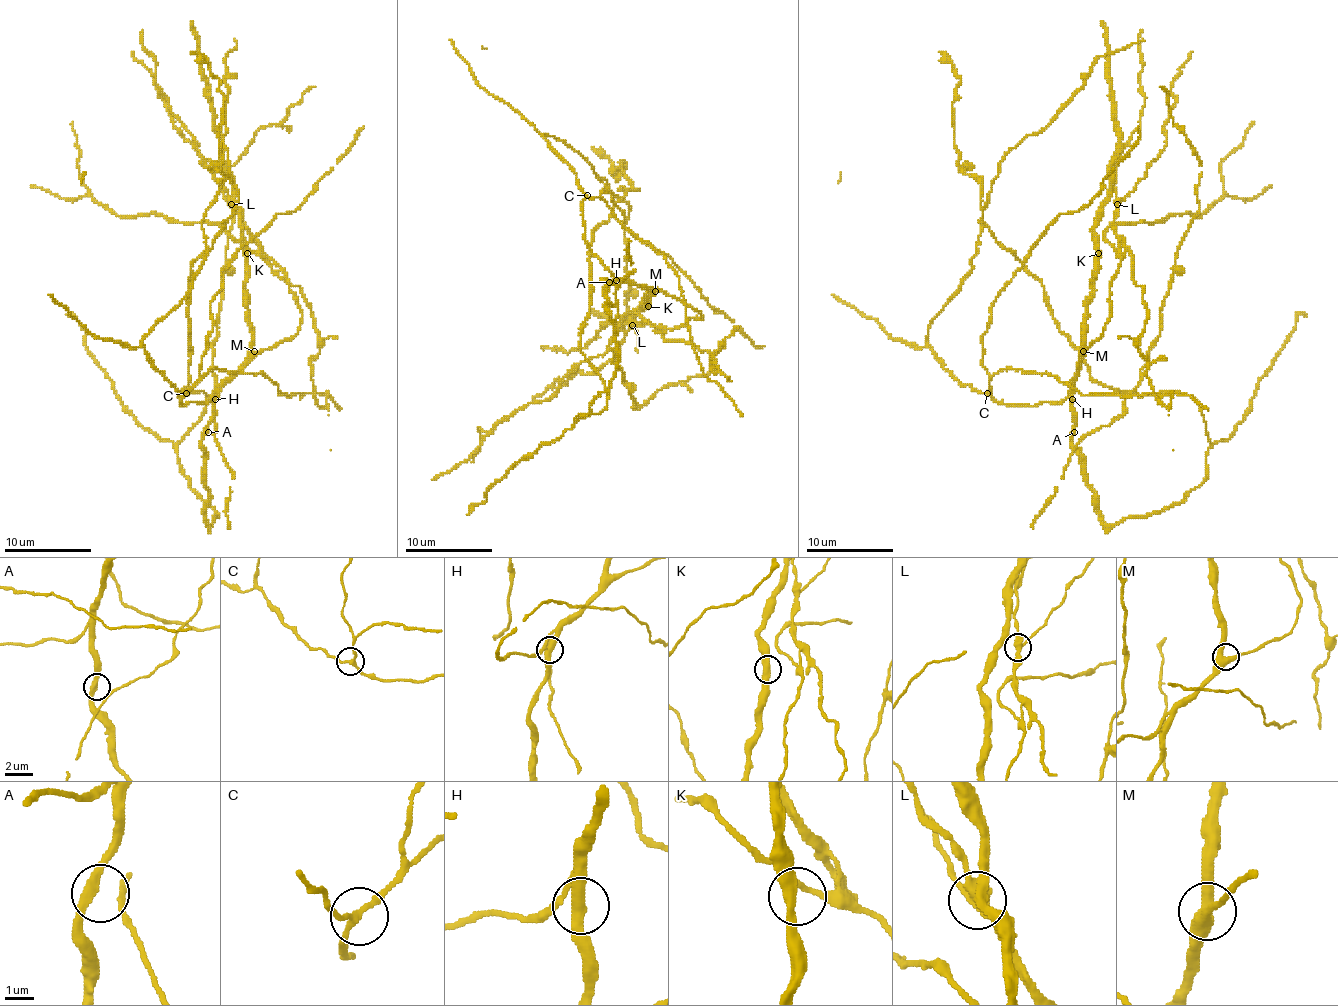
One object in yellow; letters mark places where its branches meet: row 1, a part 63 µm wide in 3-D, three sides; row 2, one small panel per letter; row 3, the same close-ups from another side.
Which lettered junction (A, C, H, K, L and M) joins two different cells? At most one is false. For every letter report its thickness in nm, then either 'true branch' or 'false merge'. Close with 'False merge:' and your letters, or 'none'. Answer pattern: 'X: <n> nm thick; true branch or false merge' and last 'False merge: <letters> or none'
A: 280 nm thick; true branch
C: 190 nm thick; true branch
H: 320 nm thick; true branch
K: 420 nm thick; true branch
L: 320 nm thick; false merge
M: 420 nm thick; true branch
False merge: L

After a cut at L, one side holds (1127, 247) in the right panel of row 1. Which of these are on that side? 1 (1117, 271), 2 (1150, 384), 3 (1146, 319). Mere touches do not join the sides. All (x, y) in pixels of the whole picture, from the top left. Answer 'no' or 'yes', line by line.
1: no
2: yes
3: yes

